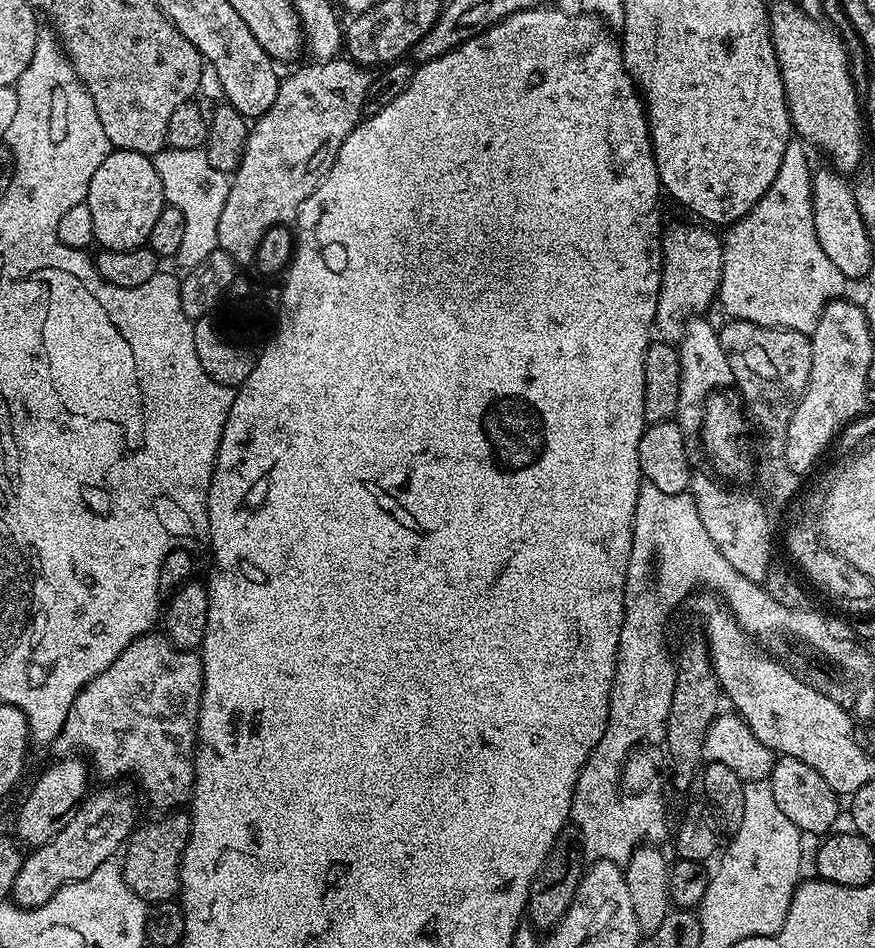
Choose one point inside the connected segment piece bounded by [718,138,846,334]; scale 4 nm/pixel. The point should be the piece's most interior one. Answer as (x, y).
(774, 273)

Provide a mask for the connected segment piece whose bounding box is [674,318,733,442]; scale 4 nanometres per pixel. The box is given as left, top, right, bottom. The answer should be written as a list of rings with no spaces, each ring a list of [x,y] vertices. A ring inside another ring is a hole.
[[[704,318],[691,319],[686,326],[686,335],[677,345],[679,356],[679,396],[674,422],[682,430],[685,440],[695,441],[703,428],[704,410],[707,398],[714,389],[718,390],[733,385],[733,375],[726,362],[717,329],[712,328]]]

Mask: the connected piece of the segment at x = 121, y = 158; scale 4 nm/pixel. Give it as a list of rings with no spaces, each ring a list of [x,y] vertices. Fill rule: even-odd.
[[[112,150],[89,180],[86,203],[94,218],[95,243],[101,249],[130,250],[147,245],[158,216],[166,207],[162,181],[153,157],[134,150]]]

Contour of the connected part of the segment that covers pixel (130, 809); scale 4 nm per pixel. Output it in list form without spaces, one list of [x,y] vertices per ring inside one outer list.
[[[116,786],[105,787],[108,788],[105,792],[93,791],[64,821],[62,830],[58,830],[50,842],[35,845],[25,855],[10,893],[15,903],[22,908],[33,909],[50,902],[52,895],[62,886],[90,878],[102,862],[113,859],[125,847],[138,824],[136,800],[130,793],[112,787]]]

